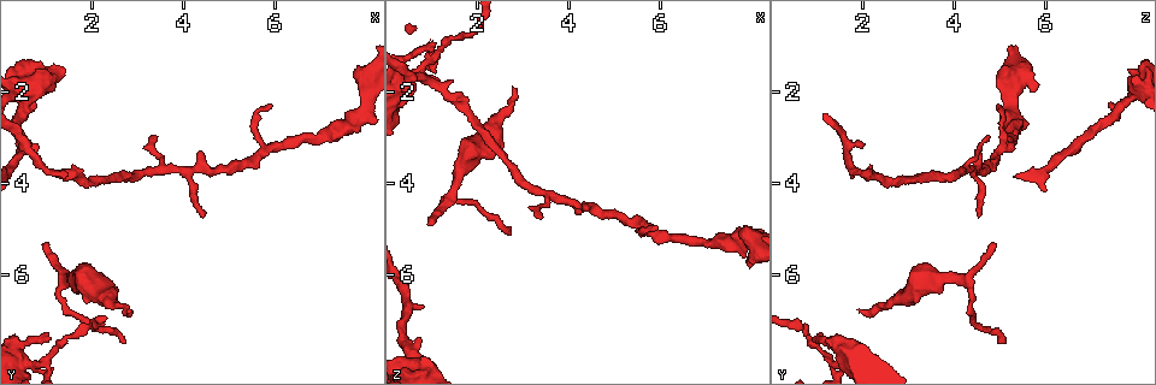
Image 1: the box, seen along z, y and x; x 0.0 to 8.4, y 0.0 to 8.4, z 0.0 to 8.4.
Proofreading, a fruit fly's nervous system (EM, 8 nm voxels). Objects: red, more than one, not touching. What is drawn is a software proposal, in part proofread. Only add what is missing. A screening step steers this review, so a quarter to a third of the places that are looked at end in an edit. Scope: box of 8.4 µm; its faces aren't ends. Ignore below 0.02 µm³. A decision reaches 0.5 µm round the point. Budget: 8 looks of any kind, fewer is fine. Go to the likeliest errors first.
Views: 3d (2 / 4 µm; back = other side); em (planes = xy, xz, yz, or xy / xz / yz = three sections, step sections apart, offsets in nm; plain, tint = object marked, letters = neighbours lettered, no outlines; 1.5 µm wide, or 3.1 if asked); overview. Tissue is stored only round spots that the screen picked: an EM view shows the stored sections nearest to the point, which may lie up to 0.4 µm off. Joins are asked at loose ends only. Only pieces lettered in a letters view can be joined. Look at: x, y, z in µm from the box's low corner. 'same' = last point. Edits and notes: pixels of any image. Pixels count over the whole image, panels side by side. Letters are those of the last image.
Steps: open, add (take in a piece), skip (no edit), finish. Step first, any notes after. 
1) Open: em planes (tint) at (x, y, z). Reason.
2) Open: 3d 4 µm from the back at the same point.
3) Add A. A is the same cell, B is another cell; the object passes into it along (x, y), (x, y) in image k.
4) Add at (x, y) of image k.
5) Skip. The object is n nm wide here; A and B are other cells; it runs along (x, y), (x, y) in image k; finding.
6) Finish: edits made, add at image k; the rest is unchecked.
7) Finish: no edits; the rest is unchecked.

Open: 3d 4 µm at (1.00, 5.30, 4.85). Tapers out.

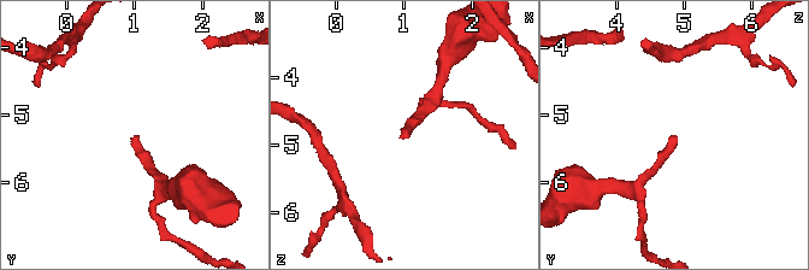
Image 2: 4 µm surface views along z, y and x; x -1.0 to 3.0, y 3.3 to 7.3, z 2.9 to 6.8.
Open: em planes (letters) at (0.95, 5.30, 4.90).

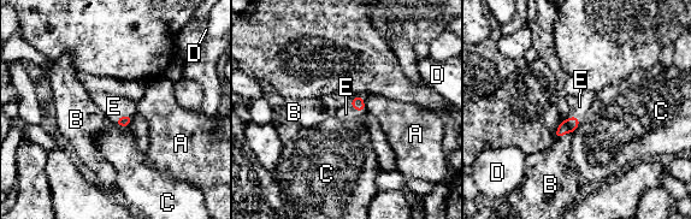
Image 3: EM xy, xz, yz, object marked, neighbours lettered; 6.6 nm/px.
Add E. E is the same cell, A, B, C and D are other cells; the object passes into it along (358, 104), (356, 110), (346, 113) in image 3; it goes on there.

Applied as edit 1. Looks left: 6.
Open: em xz step 8 (letters) at (1.10, 7.35, 0.90). Free end.

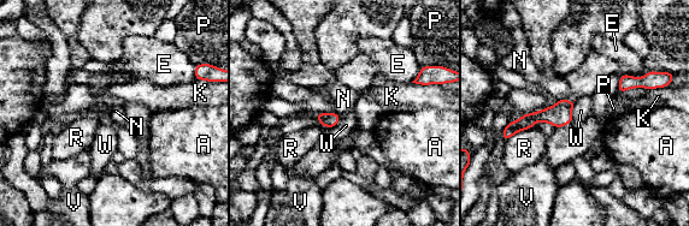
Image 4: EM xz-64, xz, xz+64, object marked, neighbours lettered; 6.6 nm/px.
Open: em planes (letters) at the same point. Cut it another way.

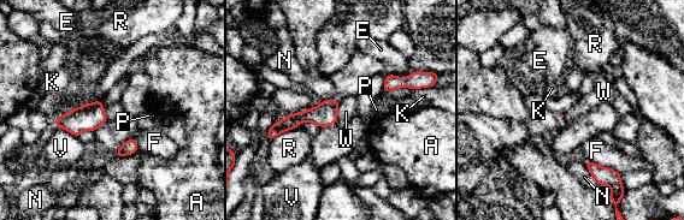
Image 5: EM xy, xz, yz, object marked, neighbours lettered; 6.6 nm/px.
Skip. A, E, F, K, N, P, R, V and W are other cells; it runs along (335, 103), (323, 114), (277, 125) in image 5; no lettered piece goes on from it.

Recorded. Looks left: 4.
Open: 3d 4 µm at (5.95, 2.35, 5.00). Tapers out.

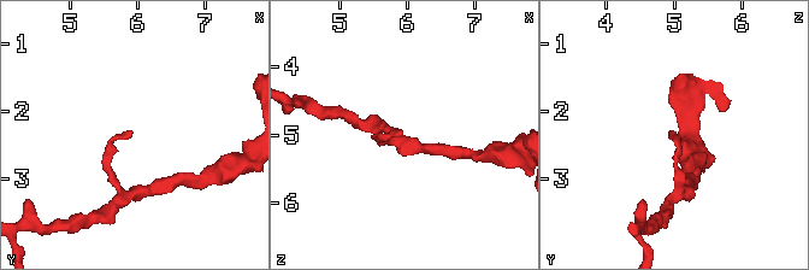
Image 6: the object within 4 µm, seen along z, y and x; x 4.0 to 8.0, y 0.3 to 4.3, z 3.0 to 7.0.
Open: em planes (letters) at (5.95, 2.35, 5.00). Shape alone is not enough.

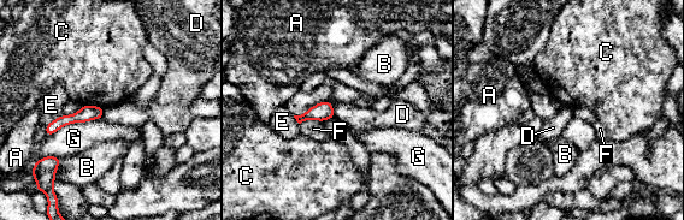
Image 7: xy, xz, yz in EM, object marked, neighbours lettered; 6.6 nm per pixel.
Skip. A, B, C, D, E, F and G are other cells; it runs along (100, 111), (64, 119), (48, 131) in image 7; none of them fits.

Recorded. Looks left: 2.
Finish: edits made, add at image 3; the rest is unchecked.

